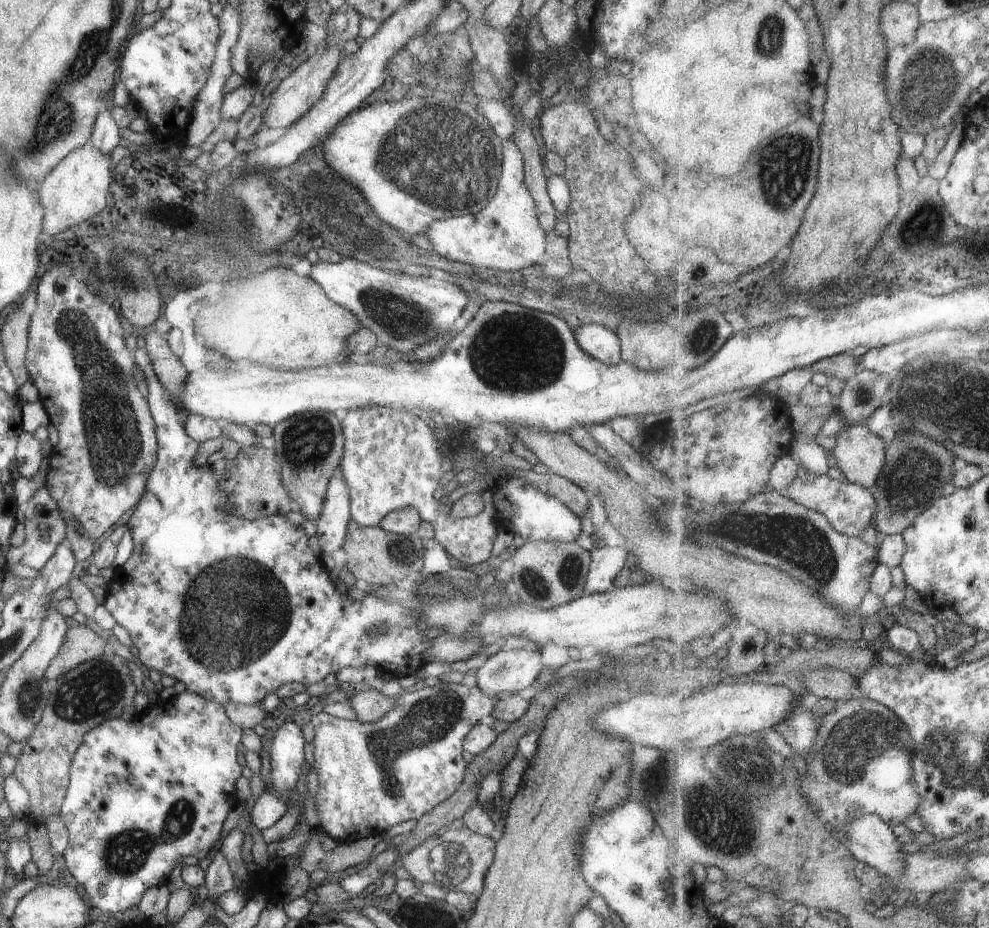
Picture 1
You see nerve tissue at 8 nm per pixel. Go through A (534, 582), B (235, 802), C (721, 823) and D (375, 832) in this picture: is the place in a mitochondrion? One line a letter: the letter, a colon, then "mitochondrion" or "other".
A: mitochondrion
B: other
C: mitochondrion
D: other

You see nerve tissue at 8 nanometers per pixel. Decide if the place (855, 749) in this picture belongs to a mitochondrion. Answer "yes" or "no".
yes

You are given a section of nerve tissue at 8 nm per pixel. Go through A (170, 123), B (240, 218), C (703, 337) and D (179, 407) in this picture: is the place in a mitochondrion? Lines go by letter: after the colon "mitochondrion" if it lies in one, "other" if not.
A: other
B: mitochondrion
C: mitochondrion
D: other

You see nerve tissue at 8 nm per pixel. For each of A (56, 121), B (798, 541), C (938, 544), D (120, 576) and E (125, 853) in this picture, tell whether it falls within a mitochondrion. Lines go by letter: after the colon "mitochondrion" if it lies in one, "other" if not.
A: mitochondrion
B: mitochondrion
C: other
D: other
E: mitochondrion

